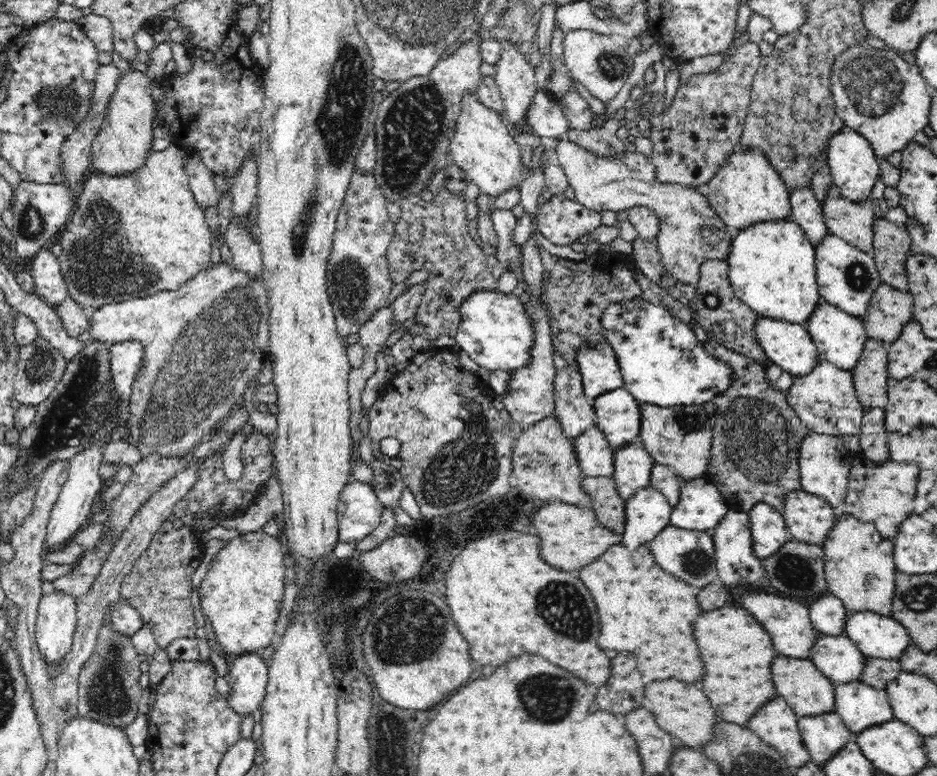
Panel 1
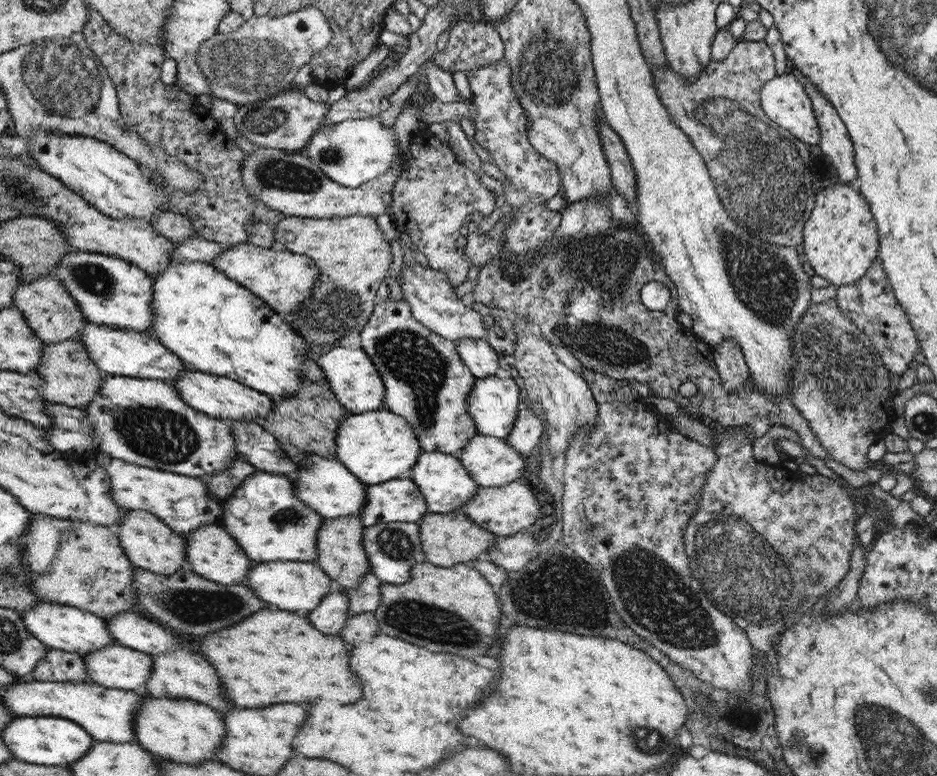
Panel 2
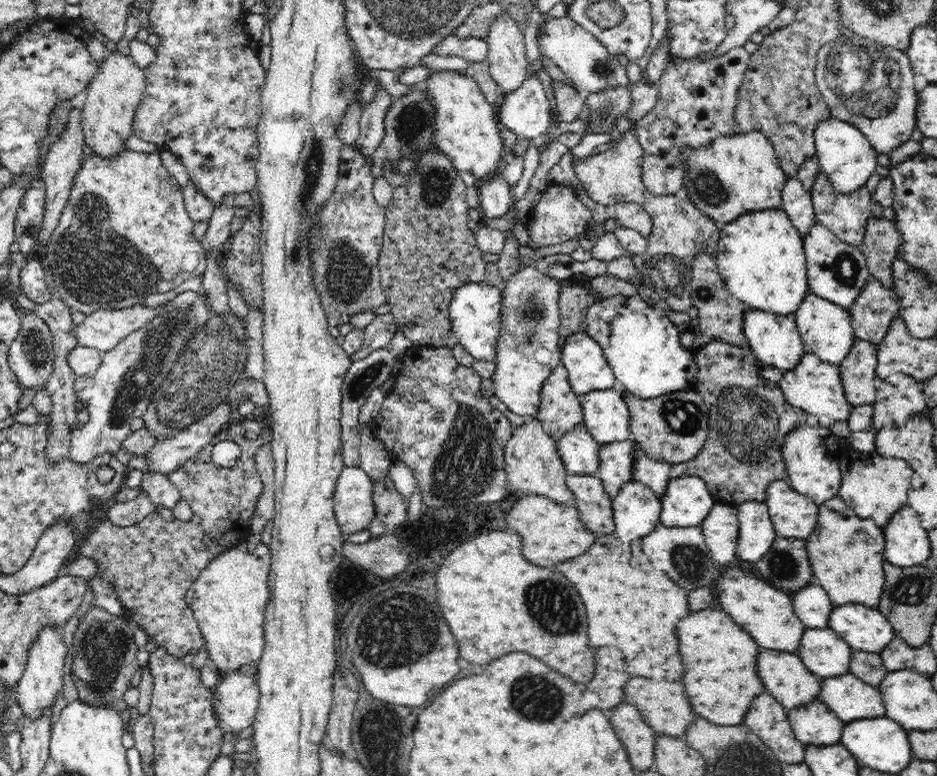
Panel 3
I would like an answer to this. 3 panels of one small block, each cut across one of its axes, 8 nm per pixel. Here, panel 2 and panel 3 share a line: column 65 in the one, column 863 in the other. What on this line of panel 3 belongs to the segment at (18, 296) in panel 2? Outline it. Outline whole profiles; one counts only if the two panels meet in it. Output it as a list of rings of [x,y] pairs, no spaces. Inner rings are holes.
[[[871,278],[847,308],[853,334],[857,339],[877,345],[888,332],[892,319],[898,317],[897,309],[896,291]]]

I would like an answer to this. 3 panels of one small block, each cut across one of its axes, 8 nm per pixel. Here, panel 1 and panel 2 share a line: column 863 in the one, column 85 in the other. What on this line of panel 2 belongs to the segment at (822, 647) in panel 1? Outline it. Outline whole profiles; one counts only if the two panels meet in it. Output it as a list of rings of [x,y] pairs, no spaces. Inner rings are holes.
[[[112,643],[83,656],[90,682],[124,691],[143,690],[152,678],[152,655]]]

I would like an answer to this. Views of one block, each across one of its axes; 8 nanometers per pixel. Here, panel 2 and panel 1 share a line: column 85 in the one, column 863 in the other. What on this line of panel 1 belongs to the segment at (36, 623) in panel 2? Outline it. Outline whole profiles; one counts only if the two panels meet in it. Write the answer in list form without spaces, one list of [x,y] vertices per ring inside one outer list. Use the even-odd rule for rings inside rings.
[[[851,612],[845,617],[845,634],[867,657],[878,657],[899,660],[904,649],[913,644],[905,628],[892,616],[884,616],[877,612]]]

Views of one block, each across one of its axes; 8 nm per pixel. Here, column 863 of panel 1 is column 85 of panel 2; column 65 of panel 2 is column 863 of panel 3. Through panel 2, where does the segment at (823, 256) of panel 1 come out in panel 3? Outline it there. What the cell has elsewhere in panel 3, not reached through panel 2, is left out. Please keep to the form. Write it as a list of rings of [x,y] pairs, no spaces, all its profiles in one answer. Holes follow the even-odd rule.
[[[818,222],[803,238],[807,281],[810,292],[824,300],[839,304],[846,310],[856,300],[864,285],[871,280],[861,247],[838,239],[828,228]]]

